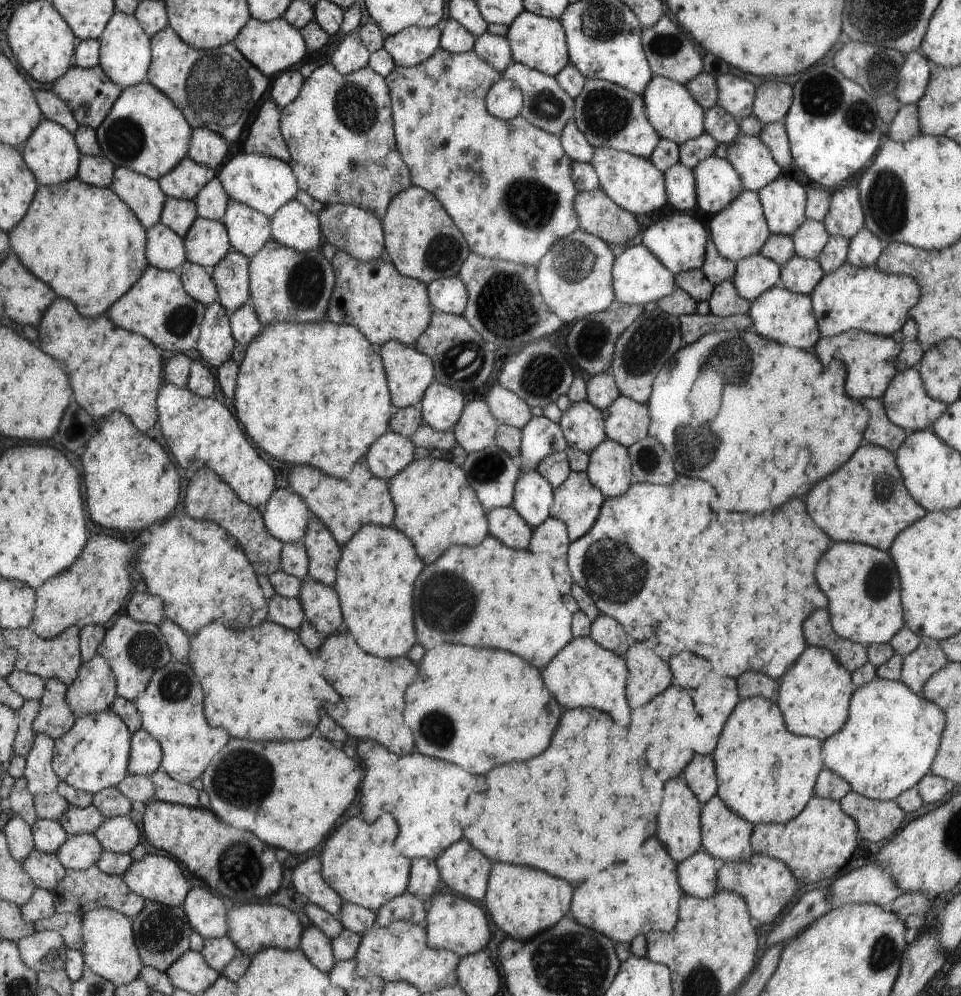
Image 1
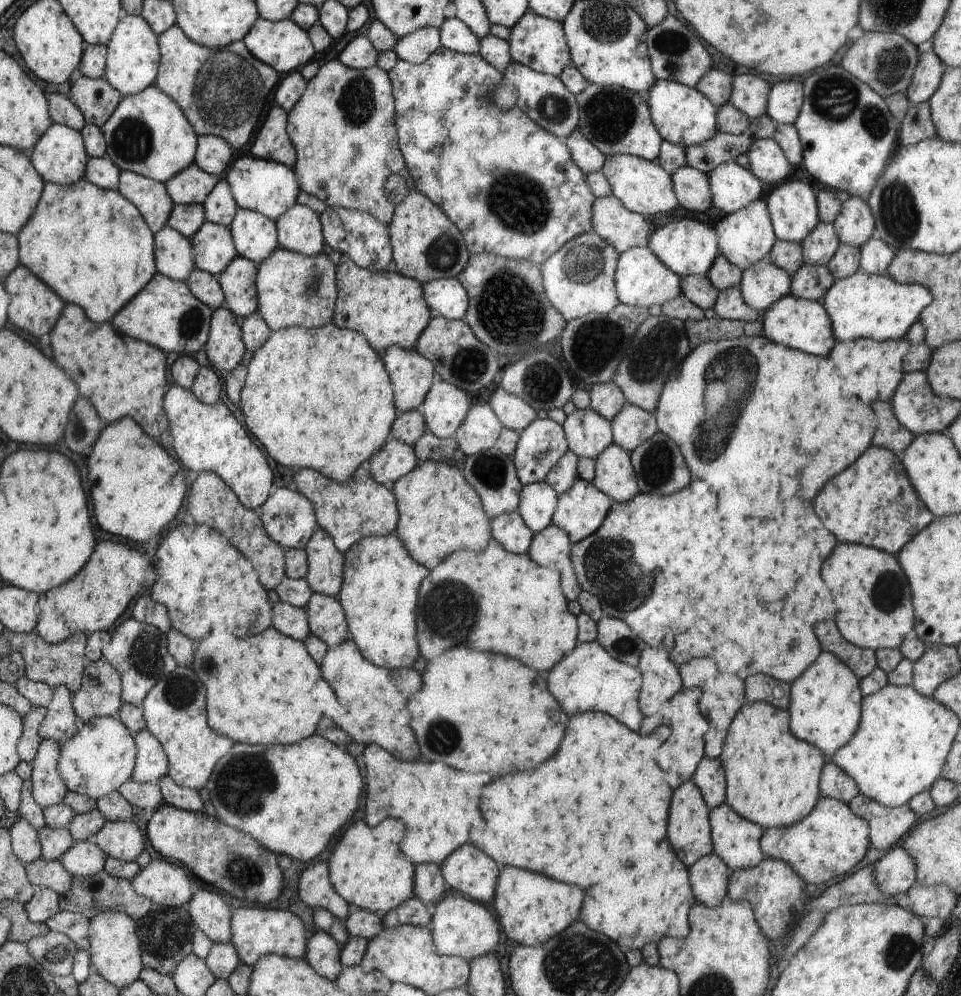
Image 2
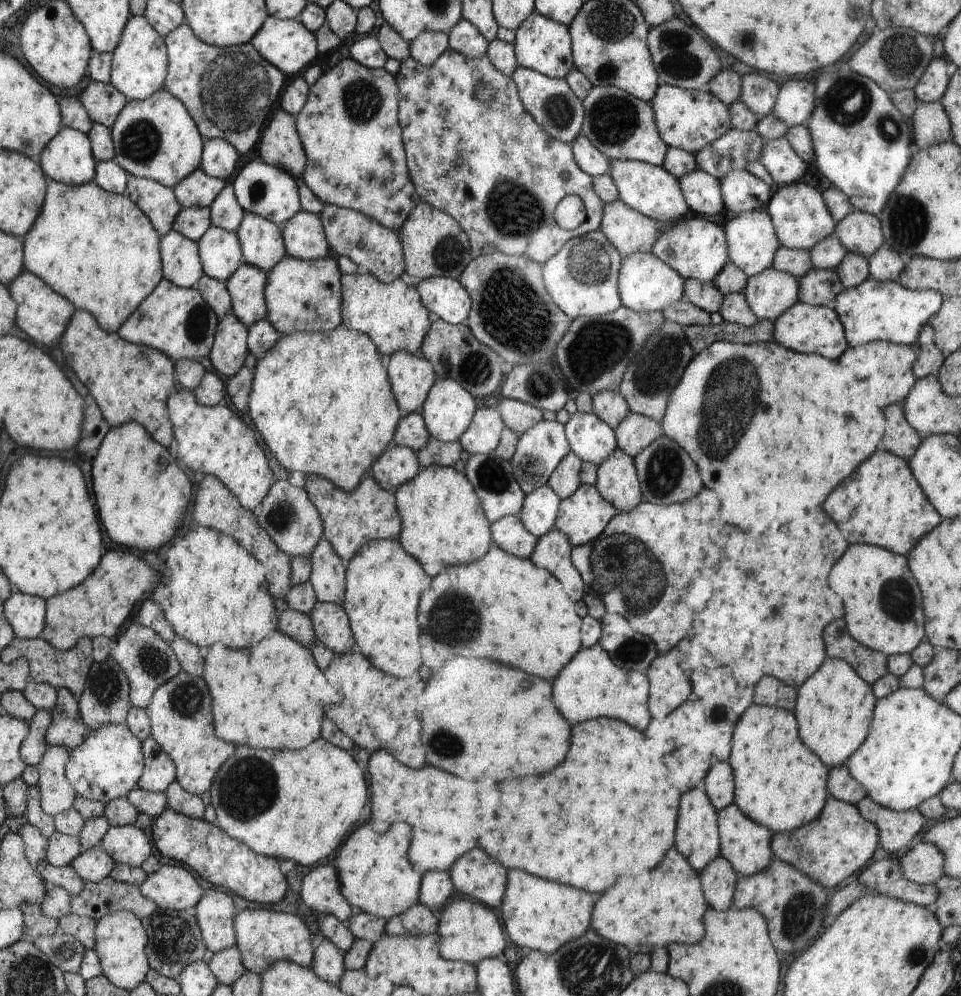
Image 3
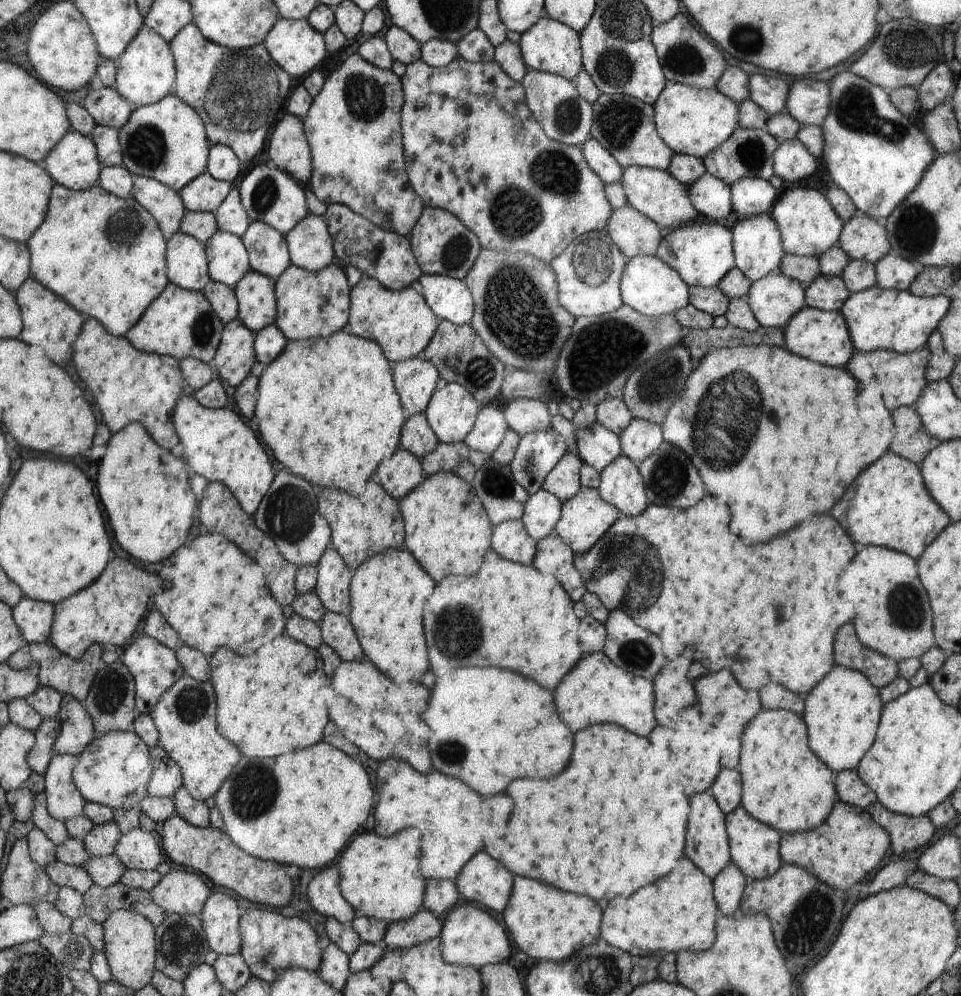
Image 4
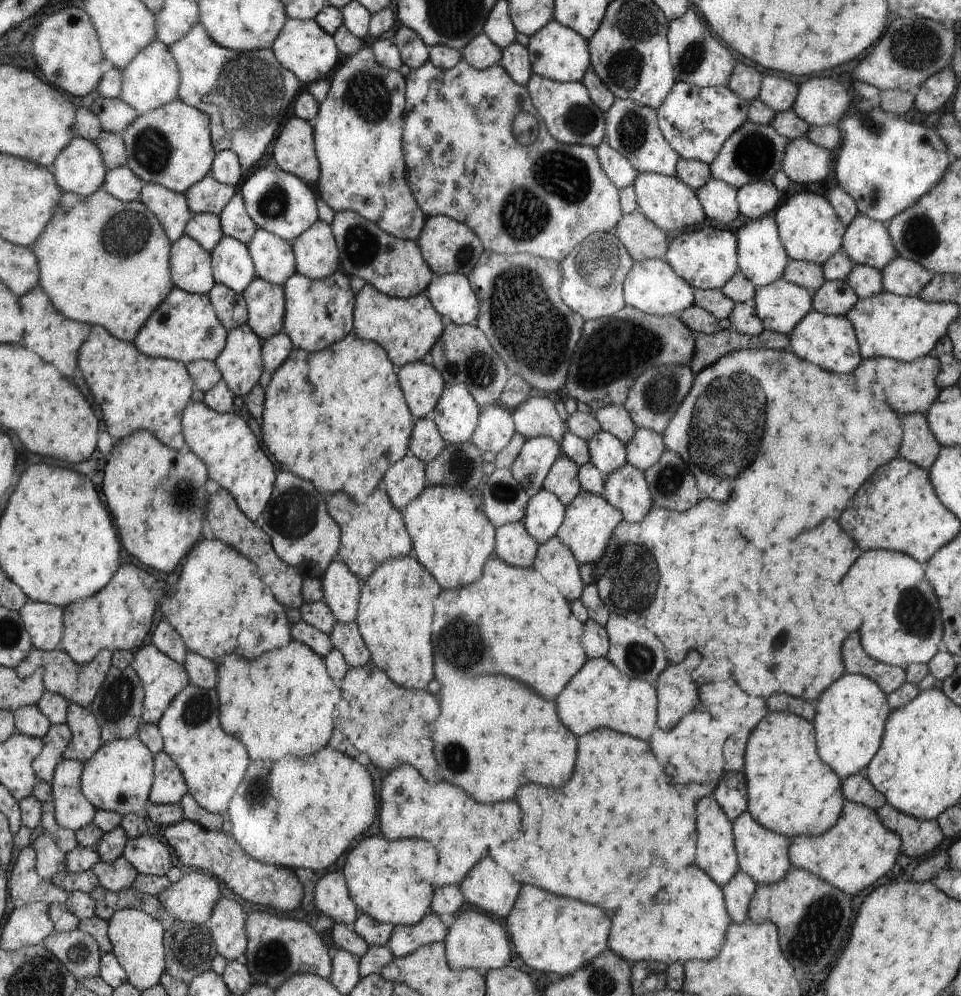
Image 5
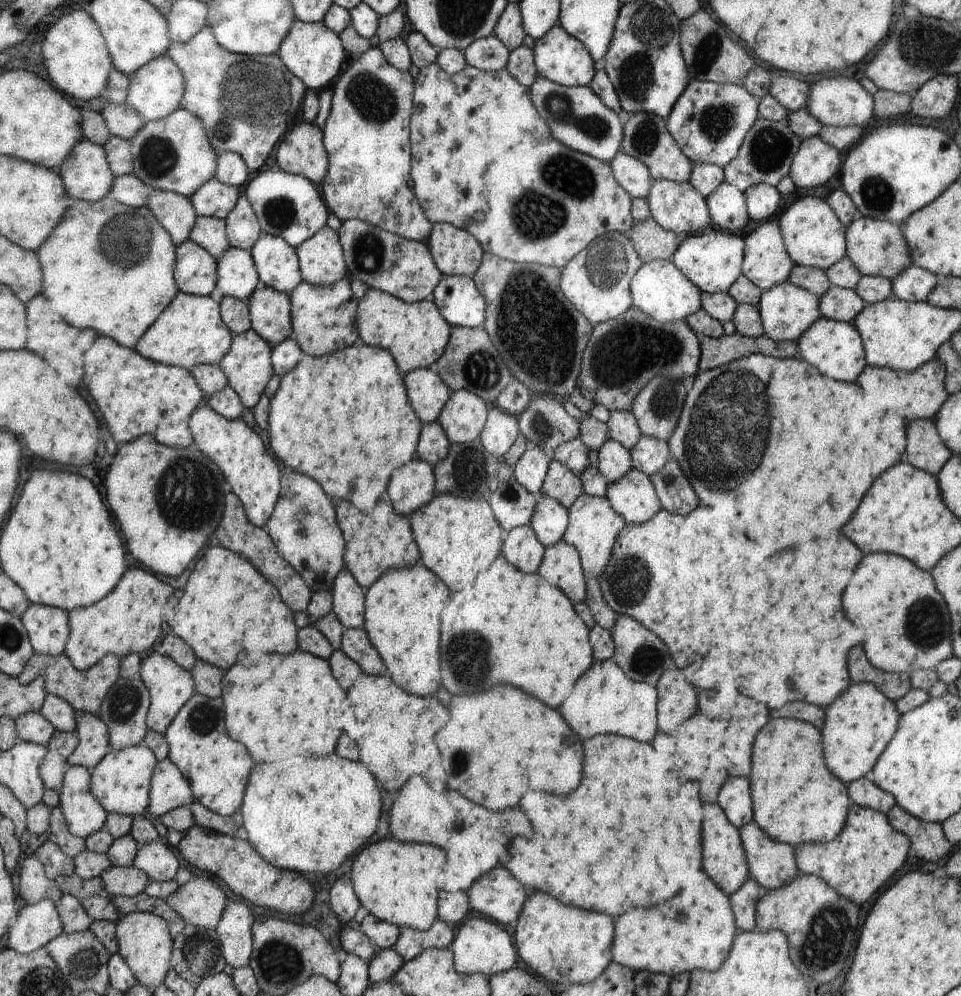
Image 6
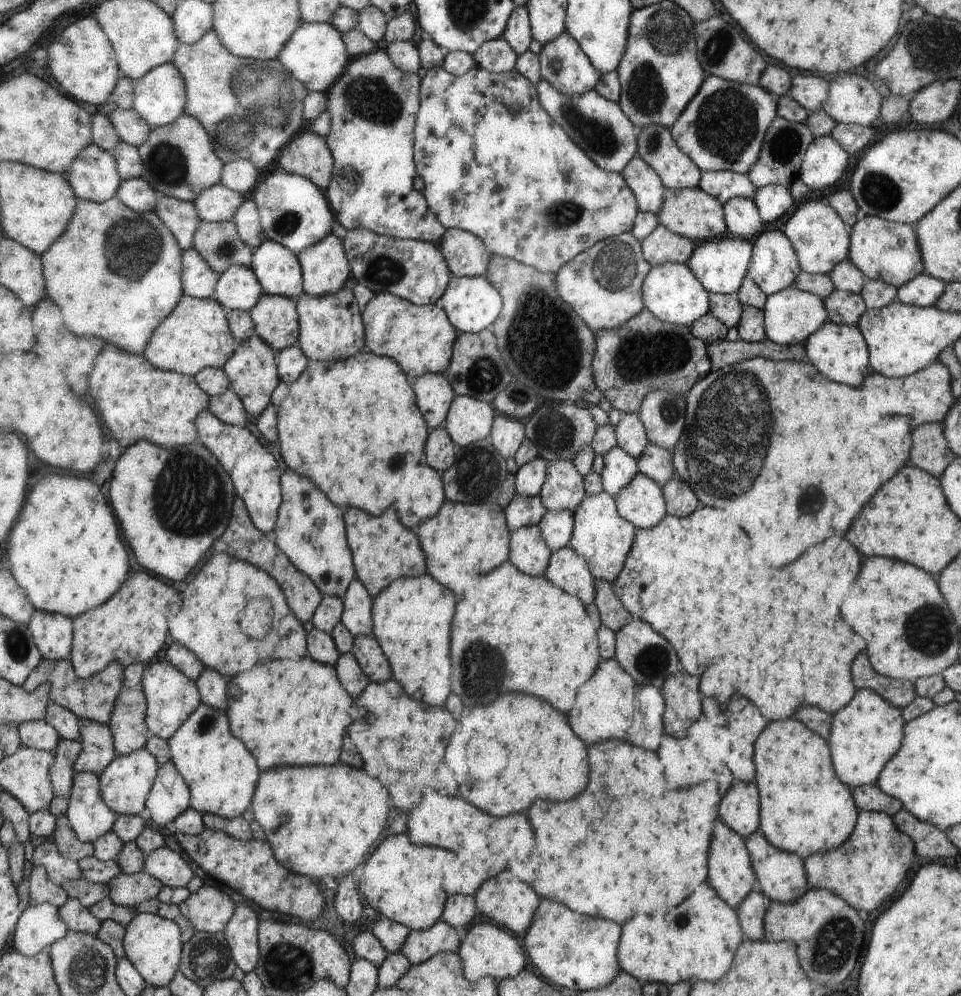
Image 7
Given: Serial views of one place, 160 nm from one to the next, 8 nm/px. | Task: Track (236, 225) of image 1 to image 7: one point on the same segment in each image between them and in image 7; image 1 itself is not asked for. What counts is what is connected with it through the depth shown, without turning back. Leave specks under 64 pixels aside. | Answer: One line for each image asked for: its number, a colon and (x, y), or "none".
2: (255, 235)
3: (262, 241)
4: (268, 250)
5: (275, 261)
6: (277, 262)
7: (279, 270)

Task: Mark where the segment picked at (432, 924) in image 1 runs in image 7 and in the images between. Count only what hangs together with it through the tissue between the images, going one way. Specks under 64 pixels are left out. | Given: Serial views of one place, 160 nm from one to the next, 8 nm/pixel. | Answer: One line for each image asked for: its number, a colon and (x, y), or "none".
2: (463, 928)
3: (469, 932)
4: (470, 936)
5: (475, 941)
6: (480, 946)
7: (486, 951)

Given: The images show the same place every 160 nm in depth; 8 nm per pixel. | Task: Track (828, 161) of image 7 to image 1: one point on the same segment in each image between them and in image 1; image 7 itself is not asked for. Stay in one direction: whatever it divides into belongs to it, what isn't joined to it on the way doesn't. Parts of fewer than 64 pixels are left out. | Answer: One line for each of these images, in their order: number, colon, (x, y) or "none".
1: (751, 158)
2: (768, 163)
3: (783, 164)
4: (793, 162)
5: (804, 162)
6: (816, 162)

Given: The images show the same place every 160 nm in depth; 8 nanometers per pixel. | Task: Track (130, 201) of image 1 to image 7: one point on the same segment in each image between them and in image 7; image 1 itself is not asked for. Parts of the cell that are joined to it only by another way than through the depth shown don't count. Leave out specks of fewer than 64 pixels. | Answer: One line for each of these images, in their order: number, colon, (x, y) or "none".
2: (155, 204)
3: (158, 202)
4: (165, 204)
5: (172, 210)
6: (175, 212)
7: (180, 217)

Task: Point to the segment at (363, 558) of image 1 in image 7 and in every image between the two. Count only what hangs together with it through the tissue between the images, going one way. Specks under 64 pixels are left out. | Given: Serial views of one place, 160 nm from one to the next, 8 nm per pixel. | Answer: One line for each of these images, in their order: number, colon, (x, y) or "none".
2: (379, 594)
3: (382, 586)
4: (388, 590)
5: (395, 610)
6: (402, 608)
7: (411, 617)

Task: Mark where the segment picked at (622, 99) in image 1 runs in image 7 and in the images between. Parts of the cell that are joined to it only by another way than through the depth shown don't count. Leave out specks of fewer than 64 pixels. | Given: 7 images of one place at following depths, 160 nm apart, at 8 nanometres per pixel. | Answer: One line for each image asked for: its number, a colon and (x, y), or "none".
2: (618, 121)
3: (622, 126)
4: (626, 126)
5: (631, 129)
6: (646, 137)
7: (656, 146)

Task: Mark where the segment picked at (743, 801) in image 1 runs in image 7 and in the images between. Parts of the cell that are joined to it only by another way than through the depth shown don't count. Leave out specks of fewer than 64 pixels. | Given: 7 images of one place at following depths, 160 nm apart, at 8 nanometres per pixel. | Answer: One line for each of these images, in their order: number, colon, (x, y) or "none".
2: (772, 778)
3: (780, 783)
4: (785, 785)
5: (791, 791)
6: (796, 800)
7: (804, 809)

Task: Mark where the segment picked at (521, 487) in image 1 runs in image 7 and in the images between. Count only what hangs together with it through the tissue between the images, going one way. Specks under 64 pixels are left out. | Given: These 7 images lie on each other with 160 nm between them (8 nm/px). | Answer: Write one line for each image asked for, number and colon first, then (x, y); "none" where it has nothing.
2: (539, 501)
3: (539, 513)
4: (542, 511)
5: (546, 513)
6: (550, 520)
7: (557, 526)

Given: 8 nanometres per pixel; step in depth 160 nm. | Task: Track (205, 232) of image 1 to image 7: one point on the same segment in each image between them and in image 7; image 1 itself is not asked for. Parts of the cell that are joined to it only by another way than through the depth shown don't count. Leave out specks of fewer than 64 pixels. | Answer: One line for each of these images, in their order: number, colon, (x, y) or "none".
2: (214, 249)
3: (220, 250)
4: (228, 257)
5: (233, 266)
6: (237, 275)
7: (238, 288)

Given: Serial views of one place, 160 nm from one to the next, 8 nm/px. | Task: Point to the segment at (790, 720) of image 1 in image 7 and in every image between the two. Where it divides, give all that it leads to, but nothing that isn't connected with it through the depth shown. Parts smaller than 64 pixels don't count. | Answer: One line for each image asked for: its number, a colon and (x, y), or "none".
2: (825, 700)
3: (834, 707)
4: (842, 712)
5: (851, 715)
6: (859, 724)
7: (868, 731)

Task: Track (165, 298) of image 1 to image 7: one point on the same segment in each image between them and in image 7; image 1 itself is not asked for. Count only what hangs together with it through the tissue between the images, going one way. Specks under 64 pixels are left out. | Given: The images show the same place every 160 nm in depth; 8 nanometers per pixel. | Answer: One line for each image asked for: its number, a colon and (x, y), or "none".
2: (166, 314)
3: (175, 320)
4: (181, 323)
5: (185, 327)
6: (190, 331)
7: (196, 336)

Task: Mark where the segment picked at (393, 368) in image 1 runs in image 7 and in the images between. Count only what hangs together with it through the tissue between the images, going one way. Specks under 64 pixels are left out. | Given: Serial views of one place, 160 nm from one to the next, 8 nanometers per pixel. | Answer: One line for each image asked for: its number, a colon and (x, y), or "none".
2: (413, 375)
3: (412, 376)
4: (417, 379)
5: (423, 383)
6: (428, 392)
7: (435, 394)

